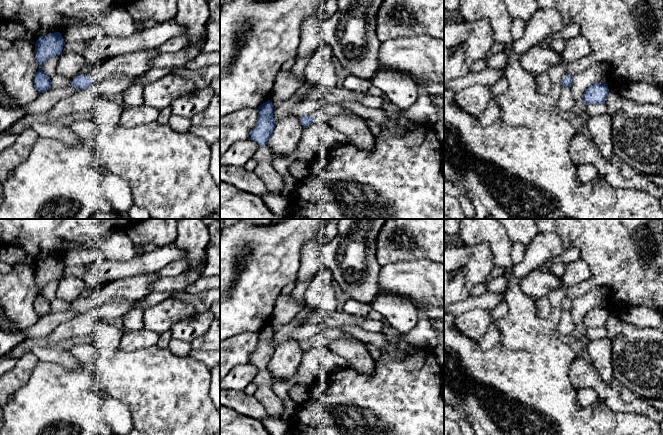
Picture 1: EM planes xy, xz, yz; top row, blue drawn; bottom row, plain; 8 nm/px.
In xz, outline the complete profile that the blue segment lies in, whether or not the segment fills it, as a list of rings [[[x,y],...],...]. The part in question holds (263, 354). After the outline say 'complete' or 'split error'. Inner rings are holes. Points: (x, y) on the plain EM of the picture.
[[[268,324],[258,331],[258,346],[250,356],[251,364],[257,366],[260,370],[266,370],[274,352],[273,328],[272,325]]]; complete

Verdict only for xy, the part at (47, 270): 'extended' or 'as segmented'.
as segmented

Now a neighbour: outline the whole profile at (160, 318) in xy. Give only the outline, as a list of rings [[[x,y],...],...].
[[[170,298],[143,310],[142,321],[145,329],[161,335],[170,331],[178,321],[187,319],[196,313],[192,304]]]

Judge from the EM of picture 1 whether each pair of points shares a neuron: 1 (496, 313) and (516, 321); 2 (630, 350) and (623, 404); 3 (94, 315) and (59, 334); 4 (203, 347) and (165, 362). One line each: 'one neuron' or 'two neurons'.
1: two neurons
2: two neurons
3: one neuron
4: two neurons

